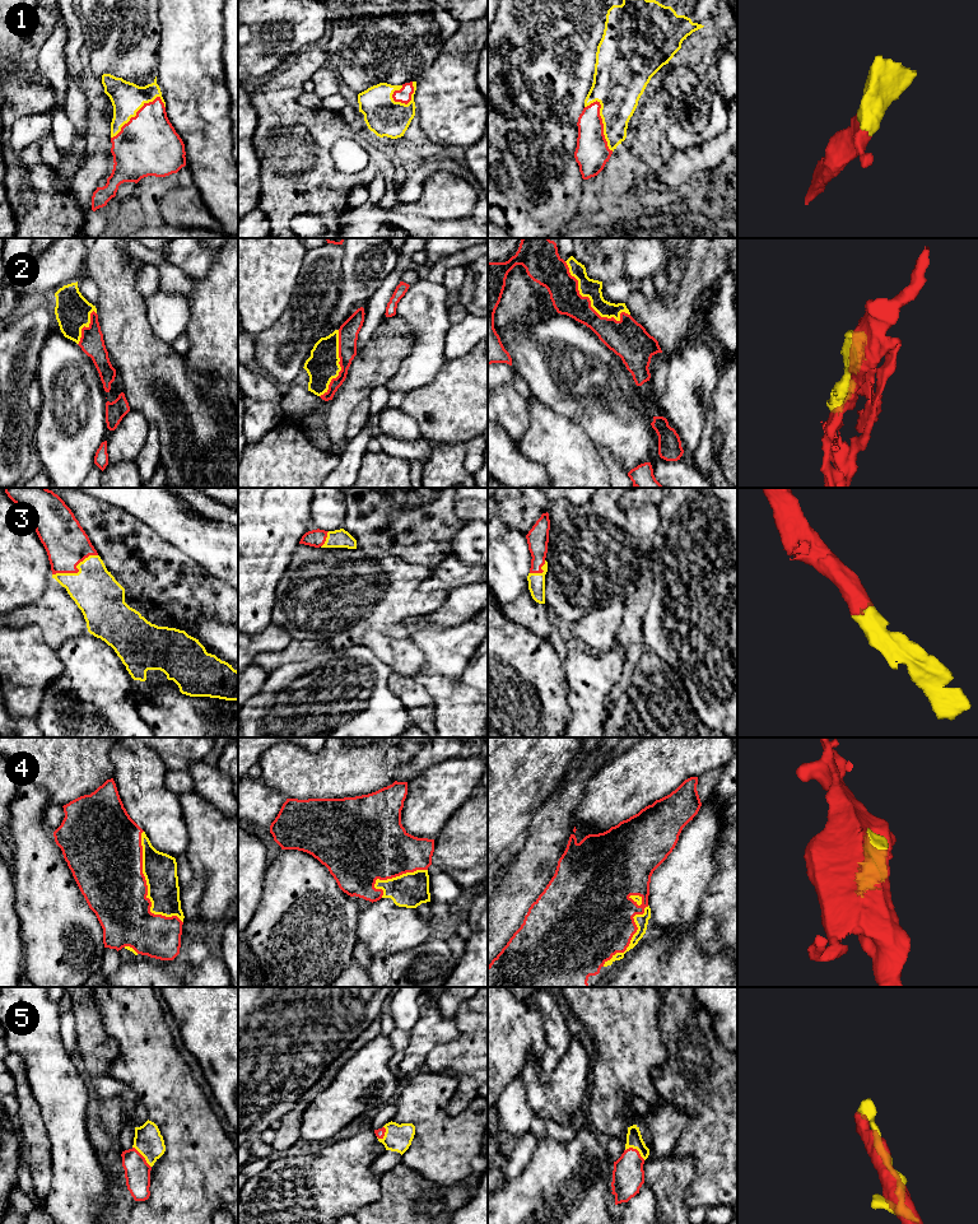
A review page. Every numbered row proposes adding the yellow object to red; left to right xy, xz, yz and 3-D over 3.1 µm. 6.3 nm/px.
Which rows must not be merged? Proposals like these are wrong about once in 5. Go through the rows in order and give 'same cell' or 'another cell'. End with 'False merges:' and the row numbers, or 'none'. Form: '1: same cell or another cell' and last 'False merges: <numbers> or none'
1: same cell
2: same cell
3: same cell
4: same cell
5: same cell
False merges: none

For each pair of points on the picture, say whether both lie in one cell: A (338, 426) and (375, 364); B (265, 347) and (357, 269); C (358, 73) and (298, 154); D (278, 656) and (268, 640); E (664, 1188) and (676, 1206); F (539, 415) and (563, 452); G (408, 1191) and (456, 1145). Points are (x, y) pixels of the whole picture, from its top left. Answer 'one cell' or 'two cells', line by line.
A: one cell
B: two cells
C: two cells
D: two cells
E: one cell
F: one cell
G: two cells

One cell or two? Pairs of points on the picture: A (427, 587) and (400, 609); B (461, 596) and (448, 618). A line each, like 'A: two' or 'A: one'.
A: two
B: one

